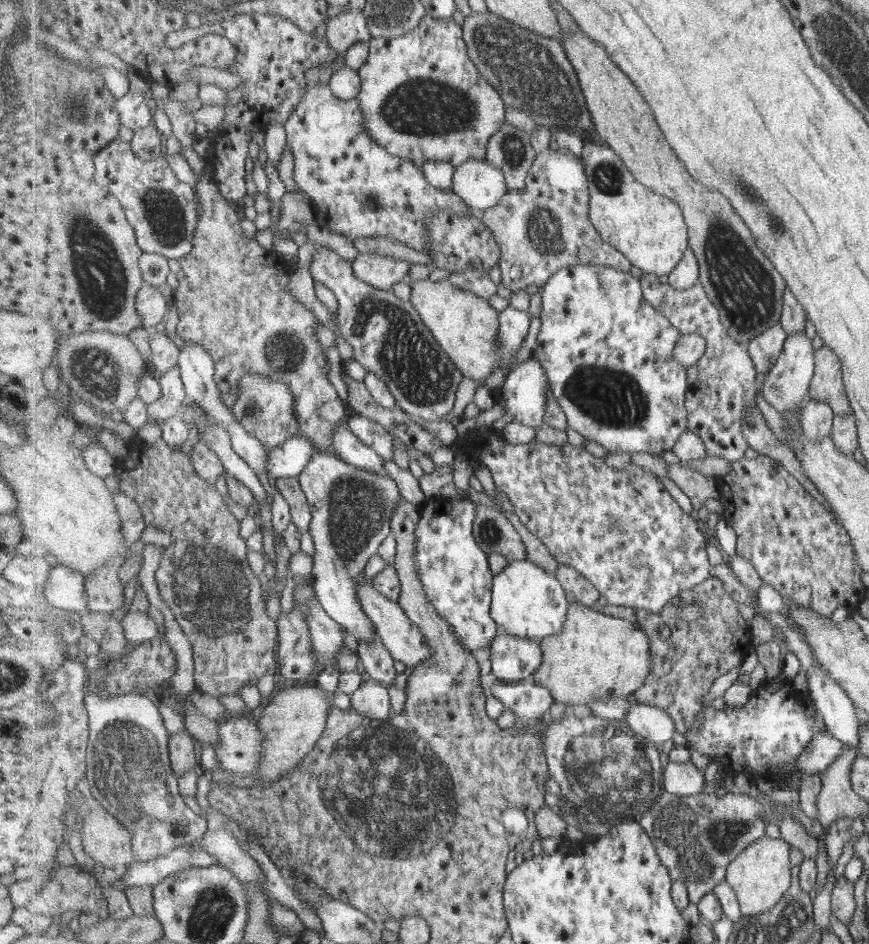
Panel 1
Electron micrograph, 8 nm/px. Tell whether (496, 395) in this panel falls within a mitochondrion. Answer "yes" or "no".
no

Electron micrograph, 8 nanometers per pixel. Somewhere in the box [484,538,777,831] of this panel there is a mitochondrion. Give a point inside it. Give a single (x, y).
(605, 767)

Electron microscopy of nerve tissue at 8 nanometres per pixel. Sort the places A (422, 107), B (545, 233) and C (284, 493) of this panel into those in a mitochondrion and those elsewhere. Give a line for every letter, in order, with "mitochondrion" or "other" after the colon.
A: mitochondrion
B: mitochondrion
C: other

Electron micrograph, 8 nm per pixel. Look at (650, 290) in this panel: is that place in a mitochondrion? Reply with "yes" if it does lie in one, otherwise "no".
no

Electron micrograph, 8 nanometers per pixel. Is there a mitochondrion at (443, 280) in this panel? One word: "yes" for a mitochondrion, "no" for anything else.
no

